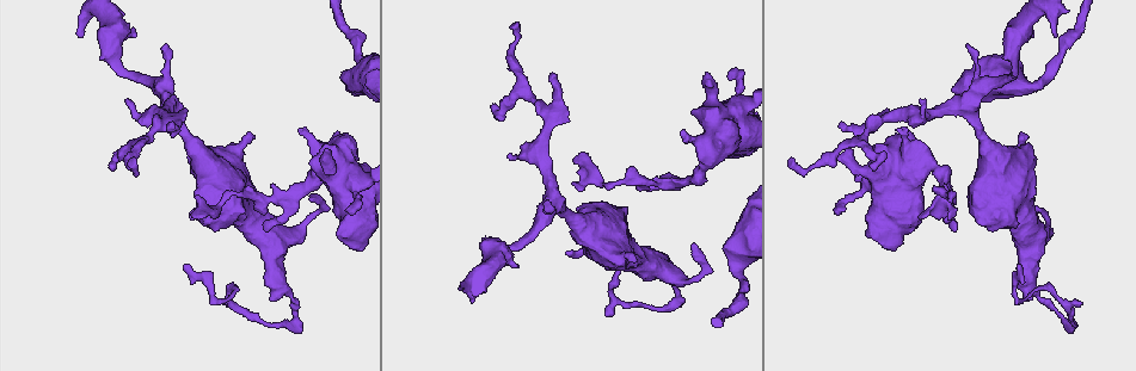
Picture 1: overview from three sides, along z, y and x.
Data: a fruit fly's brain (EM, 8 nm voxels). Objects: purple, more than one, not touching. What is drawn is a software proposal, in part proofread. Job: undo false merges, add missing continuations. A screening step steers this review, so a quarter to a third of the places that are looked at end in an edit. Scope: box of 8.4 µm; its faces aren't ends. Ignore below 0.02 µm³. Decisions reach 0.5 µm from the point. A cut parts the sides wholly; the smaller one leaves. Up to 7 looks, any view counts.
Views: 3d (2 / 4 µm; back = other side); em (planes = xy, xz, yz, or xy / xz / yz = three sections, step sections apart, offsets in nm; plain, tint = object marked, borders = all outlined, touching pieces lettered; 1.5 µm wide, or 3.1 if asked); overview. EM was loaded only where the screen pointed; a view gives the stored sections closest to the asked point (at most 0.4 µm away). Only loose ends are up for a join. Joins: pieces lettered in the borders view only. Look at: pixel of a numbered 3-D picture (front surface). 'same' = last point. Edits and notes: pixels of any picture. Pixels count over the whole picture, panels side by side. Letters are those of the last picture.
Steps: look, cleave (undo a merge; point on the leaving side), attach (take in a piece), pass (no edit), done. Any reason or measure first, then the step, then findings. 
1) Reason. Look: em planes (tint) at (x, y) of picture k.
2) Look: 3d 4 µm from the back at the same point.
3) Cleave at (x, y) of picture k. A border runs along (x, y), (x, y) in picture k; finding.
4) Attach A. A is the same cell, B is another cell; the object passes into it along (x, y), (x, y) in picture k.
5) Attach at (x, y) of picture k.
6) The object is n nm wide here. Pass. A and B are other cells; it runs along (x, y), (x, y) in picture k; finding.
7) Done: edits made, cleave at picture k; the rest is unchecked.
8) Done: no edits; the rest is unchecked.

Arms part here. Look: em planes (borders) at (271, 256) of picture 1.

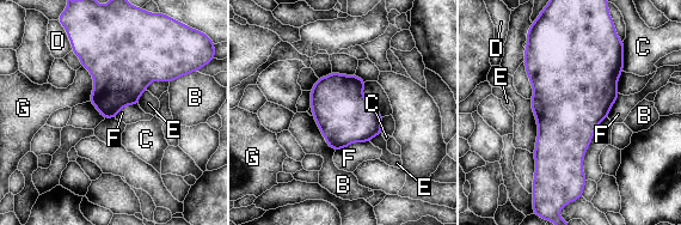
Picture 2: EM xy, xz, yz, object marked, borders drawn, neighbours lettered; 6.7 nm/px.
The object is 380 nm wide here. Pass. B, C, D, E, F and G are other cells; continuous, no second neuron.

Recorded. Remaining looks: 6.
Long arm stops here. Look: em xz step 4 (borders) at (1017, 265) of picture 1.

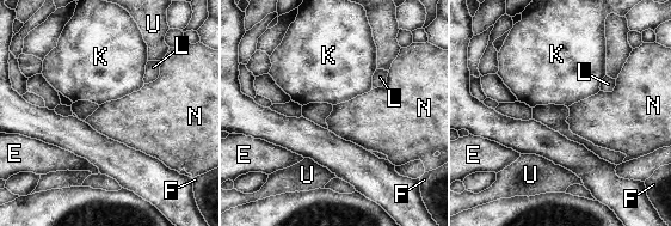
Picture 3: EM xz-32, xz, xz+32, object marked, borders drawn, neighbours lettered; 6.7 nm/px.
Cut it another way. Look: em planes (borders) at the same point.

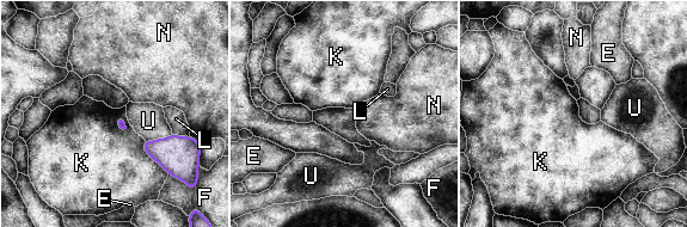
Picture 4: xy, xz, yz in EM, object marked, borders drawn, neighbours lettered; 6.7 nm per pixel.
Pass. E, F, K, L, N and U are other cells; a border runs along (145, 140), (143, 149), (167, 175) in picture 4; none of them fits.

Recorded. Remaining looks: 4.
An open end. Look: 3d 4 µm at (896, 129) of picture 1.

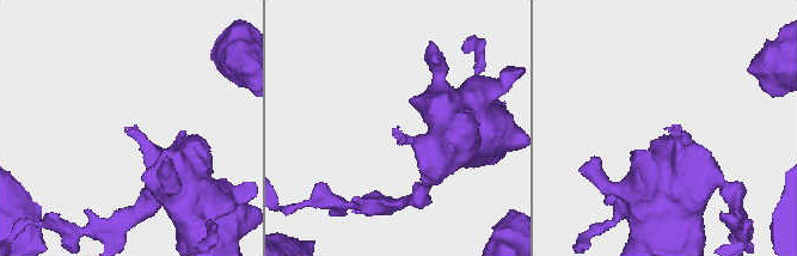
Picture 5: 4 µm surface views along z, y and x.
Look: em planes (tint) at (128, 127) of picture 5.

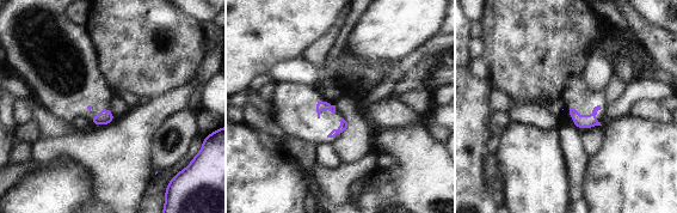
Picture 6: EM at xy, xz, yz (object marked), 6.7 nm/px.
What lies round it. Look: em planes (borders) at the same point.

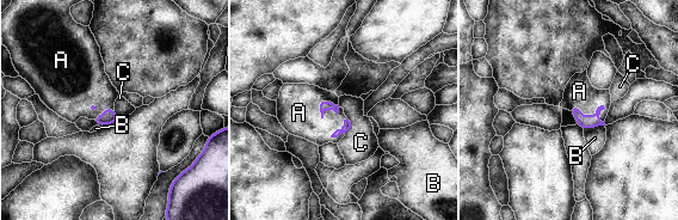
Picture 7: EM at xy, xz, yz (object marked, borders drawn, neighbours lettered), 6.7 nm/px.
The longest contact is with A, 260 nm. Attach A. A is the same cell, B and C are other cells; it goes on there.

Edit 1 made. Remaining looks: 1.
Done: edits made, attach at picture 7; the rest is unchecked.

